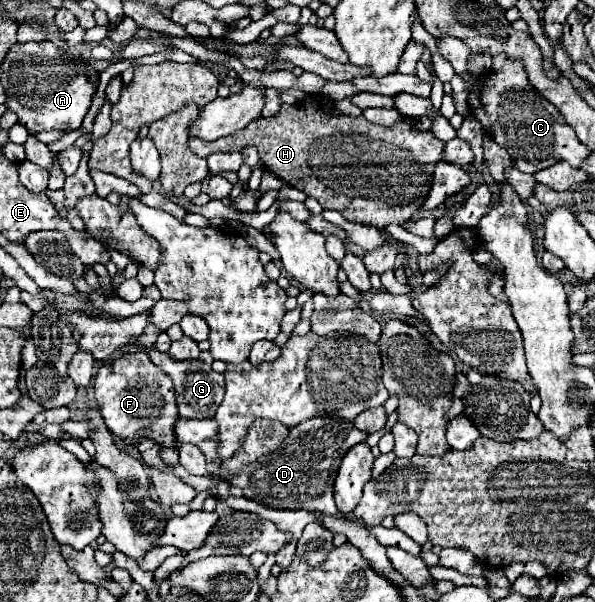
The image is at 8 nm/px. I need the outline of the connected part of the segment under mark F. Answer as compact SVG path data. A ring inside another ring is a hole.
M123 353L121 357L103 363L95 375L93 389L105 425L125 445L137 445L141 439L151 439L161 447L179 447L179 443L175 443L179 411L175 407L171 377L159 371L147 353Z

